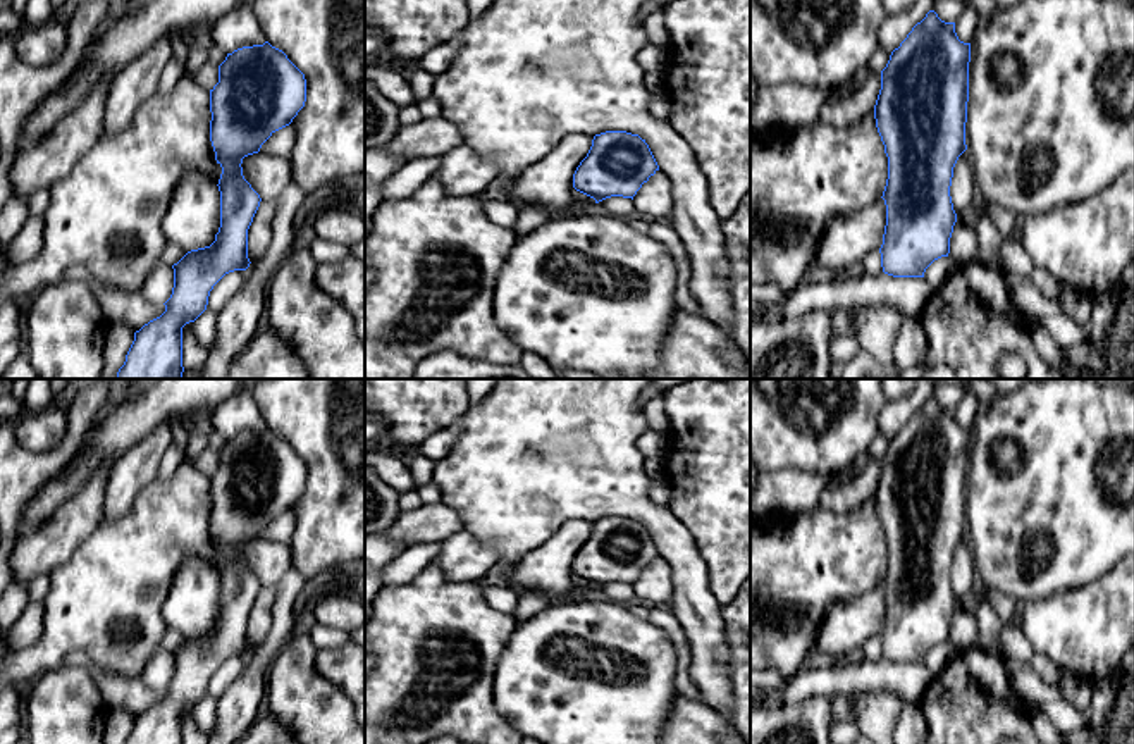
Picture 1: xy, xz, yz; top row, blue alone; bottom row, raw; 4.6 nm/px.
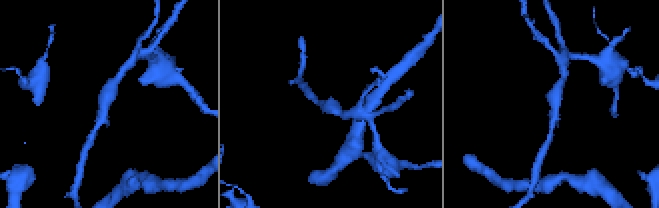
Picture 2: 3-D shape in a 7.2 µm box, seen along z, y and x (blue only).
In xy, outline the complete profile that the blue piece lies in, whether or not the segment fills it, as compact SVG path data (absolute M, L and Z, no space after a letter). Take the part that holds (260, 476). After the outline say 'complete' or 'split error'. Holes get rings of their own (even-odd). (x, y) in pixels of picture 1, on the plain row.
M268 427L237 434L227 439L219 451L219 468L210 475L210 527L215 546L222 553L217 570L220 577L220 613L210 632L188 637L172 651L174 673L170 684L163 689L165 698L134 718L126 744L182 744L182 713L206 696L210 677L225 660L250 653L248 615L262 584L244 565L241 549L244 542L258 539L275 517L289 512L305 487L305 460L282 436Z; complete

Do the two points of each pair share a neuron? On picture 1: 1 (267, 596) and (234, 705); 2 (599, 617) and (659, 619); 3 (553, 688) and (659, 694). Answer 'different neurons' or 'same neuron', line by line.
1: different neurons
2: different neurons
3: same neuron

